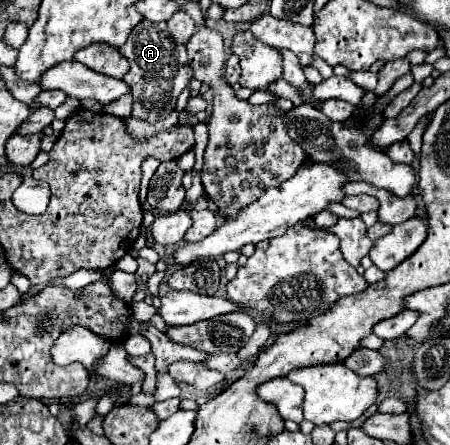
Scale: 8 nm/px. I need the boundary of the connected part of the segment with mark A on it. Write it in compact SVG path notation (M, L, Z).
M141 20L119 50L131 64L129 74L125 74L123 78L131 86L133 94L131 118L139 118L149 124L167 118L175 110L177 96L187 88L189 80L193 78L193 72L187 64L185 46L177 46L165 26L165 22Z

